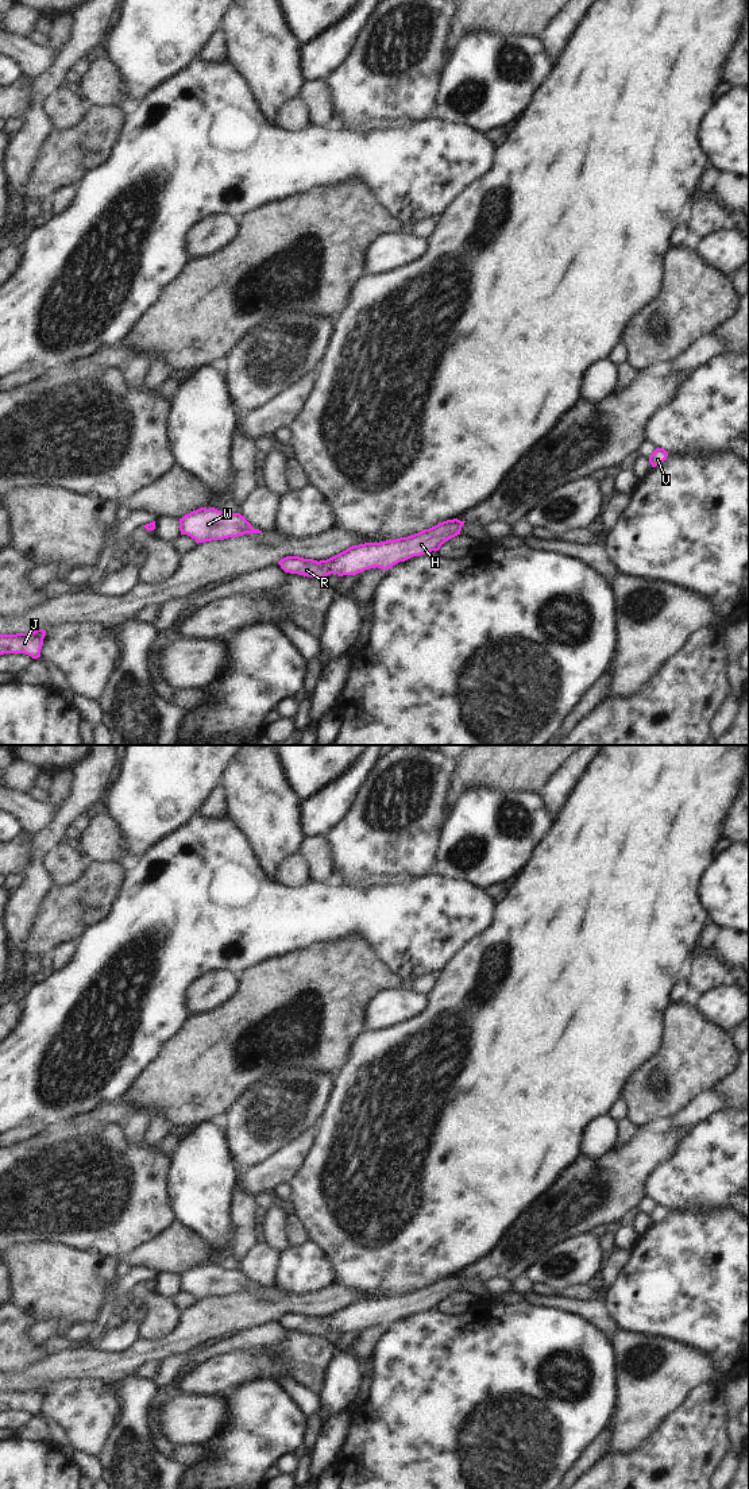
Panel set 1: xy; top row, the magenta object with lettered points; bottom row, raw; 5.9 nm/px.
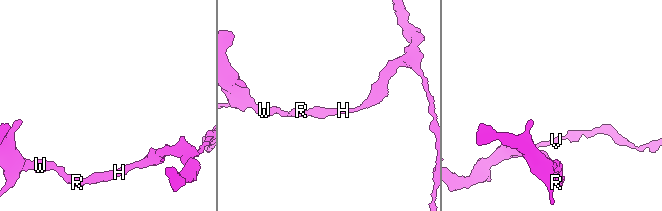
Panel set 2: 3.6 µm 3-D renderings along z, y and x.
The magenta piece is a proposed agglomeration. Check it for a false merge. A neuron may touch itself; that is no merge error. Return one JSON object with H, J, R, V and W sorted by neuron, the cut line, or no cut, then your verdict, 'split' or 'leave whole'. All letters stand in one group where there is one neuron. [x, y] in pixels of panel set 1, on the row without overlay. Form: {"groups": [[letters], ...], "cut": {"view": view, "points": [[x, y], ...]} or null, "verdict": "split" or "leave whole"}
{"groups": [["H", "J", "R", "V", "W"]], "cut": null, "verdict": "leave whole"}

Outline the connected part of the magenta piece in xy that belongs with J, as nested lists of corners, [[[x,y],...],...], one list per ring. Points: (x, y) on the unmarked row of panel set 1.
[[[36,1385],[27,1389],[0,1390],[0,1411],[26,1409],[32,1415],[40,1413],[46,1386]]]

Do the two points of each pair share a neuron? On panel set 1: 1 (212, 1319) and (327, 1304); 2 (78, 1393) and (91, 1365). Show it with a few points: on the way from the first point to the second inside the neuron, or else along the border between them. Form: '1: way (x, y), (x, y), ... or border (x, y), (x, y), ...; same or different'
1: way (240, 1310), (269, 1303), (298, 1303); same
2: border (109, 1380), (68, 1377), (56, 1381); different

